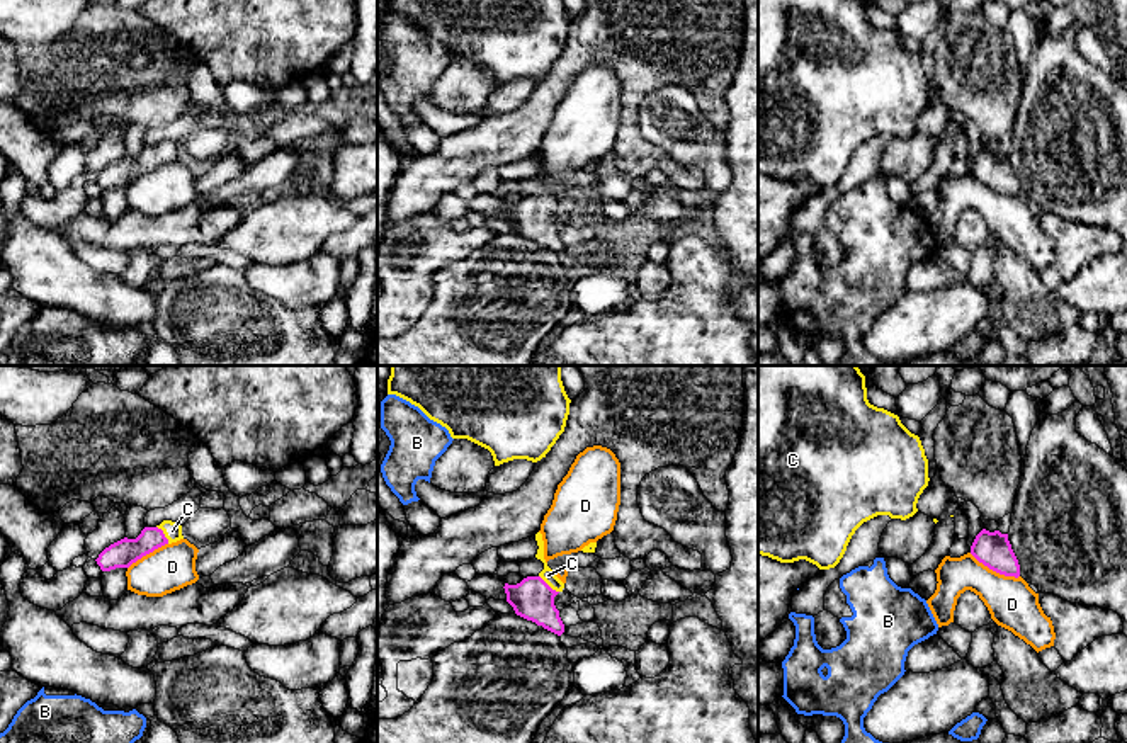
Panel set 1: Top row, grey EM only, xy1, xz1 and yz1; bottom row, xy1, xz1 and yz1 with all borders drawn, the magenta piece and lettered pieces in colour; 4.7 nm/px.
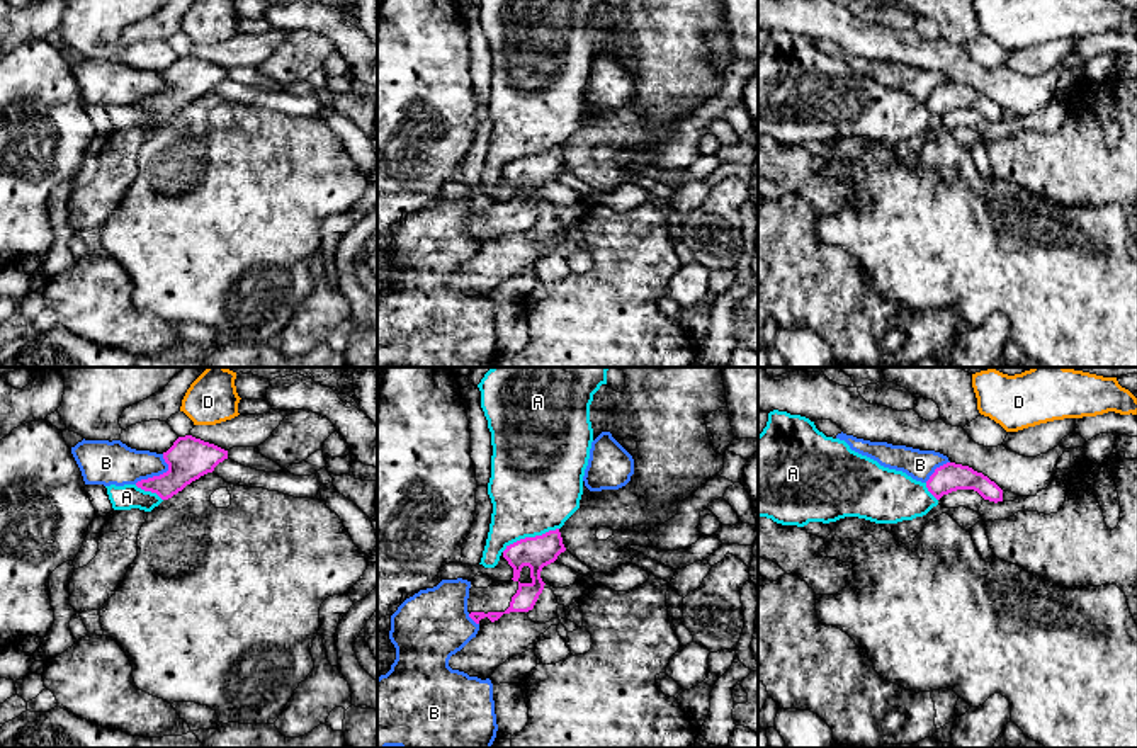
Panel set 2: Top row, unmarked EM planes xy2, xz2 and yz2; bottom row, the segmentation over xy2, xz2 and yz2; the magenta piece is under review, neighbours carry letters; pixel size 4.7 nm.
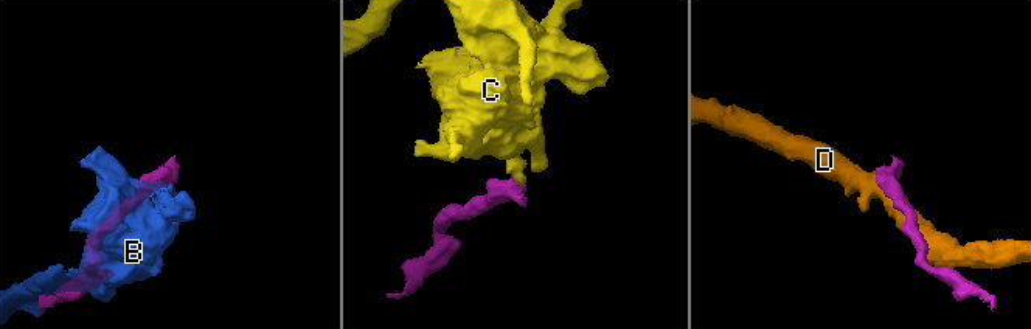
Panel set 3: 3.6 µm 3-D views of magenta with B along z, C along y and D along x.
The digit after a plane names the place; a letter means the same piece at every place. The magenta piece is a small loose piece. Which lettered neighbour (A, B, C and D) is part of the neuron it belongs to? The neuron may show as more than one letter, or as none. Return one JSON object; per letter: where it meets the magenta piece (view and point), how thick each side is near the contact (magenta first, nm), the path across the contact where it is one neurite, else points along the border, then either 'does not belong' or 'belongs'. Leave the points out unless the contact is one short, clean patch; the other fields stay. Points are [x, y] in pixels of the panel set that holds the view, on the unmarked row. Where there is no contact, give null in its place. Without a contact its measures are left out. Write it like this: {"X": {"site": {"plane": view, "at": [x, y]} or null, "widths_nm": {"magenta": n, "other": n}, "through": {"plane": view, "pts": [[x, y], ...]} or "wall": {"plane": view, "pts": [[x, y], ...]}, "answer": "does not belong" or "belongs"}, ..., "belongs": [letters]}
{"A": {"site": {"plane": "xz2", "at": [529, 157]}, "widths_nm": {"magenta": 150, "other": 420}, "wall": {"plane": "xz2", "pts": [[558, 147], [520, 157], [502, 170]]}, "answer": "does not belong"}, "B": {"site": {"plane": "xy2", "at": [160, 94]}, "widths_nm": {"magenta": 200, "other": 200}, "answer": "does not belong"}, "C": {"site": {"plane": "xz1", "at": [548, 204]}, "widths_nm": {"magenta": 200, "other": 70}, "through": {"plane": "xz1", "pts": [[532, 218], [548, 204], [548, 194]]}, "answer": "belongs"}, "D": {"site": {"plane": "yz1", "at": [995, 189]}, "widths_nm": {"magenta": 170, "other": 220}, "answer": "does not belong"}, "belongs": ["C"]}

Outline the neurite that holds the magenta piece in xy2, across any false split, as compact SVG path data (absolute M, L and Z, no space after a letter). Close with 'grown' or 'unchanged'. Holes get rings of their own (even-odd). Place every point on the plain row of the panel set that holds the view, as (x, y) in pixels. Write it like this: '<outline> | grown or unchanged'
M185 54L178 56L173 65L163 71L163 78L168 83L168 90L160 95L141 99L136 105L156 112L161 119L168 119L192 100L212 92L219 82L228 78L228 70Z | unchanged

